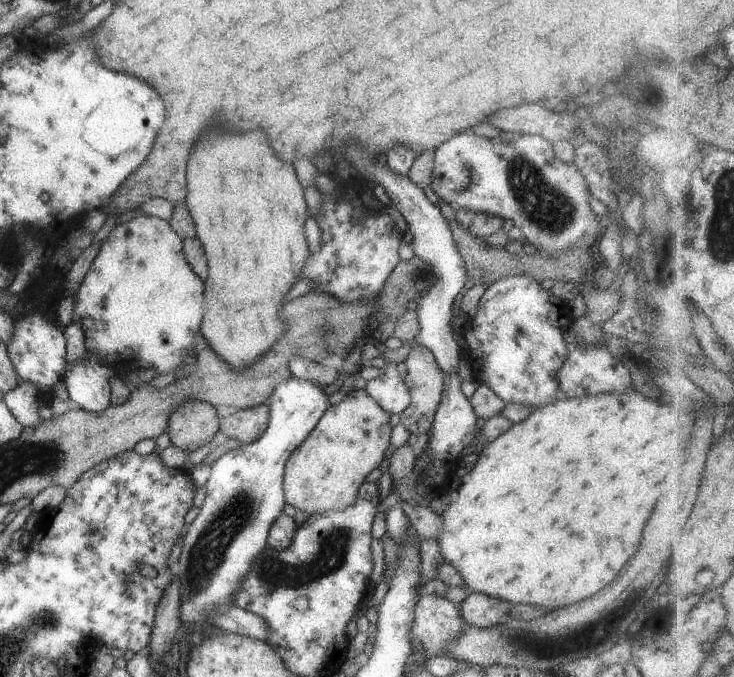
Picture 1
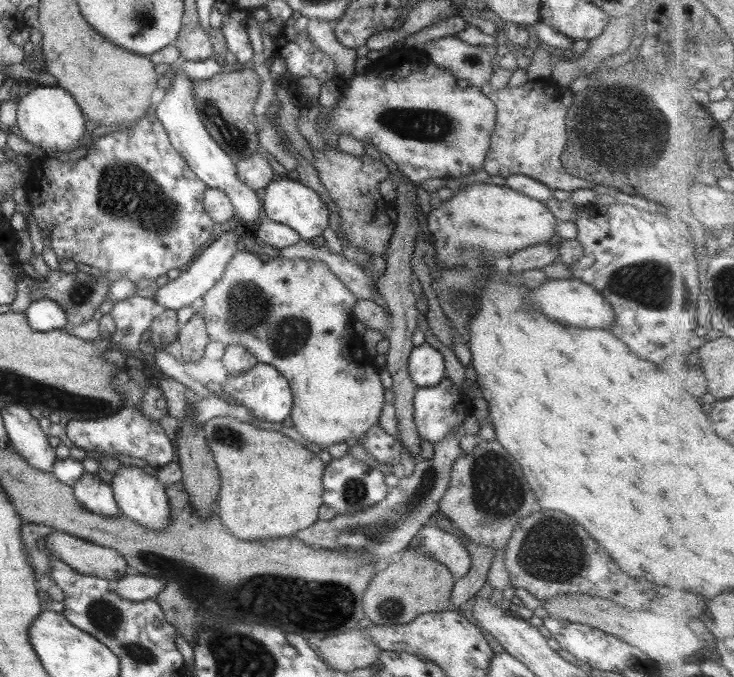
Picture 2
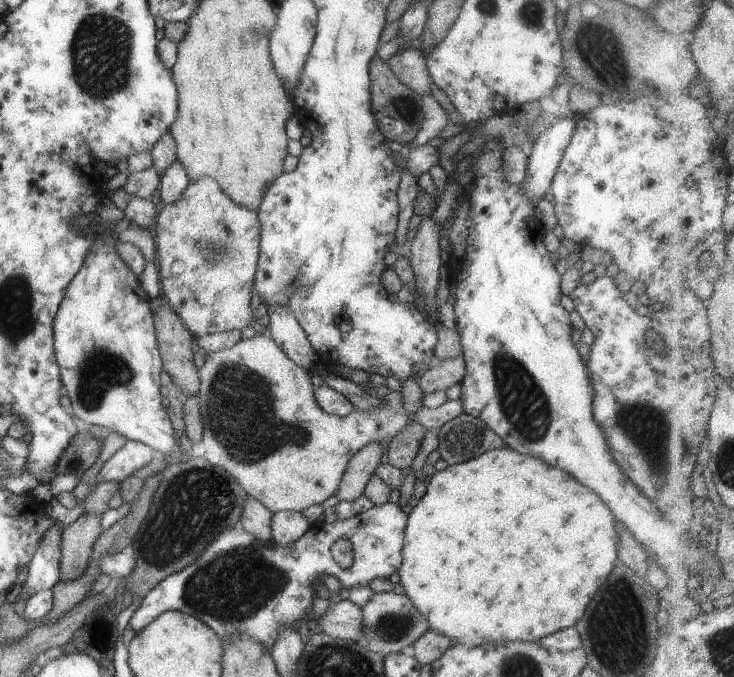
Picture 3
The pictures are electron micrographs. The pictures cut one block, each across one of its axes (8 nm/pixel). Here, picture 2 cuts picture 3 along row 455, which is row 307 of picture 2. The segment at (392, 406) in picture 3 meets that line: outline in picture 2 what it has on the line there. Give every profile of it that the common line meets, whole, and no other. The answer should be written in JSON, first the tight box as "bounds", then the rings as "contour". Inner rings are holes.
{"bounds":[202,247,383,450],"contour":[[[242,247],[231,257],[231,260],[225,265],[225,270],[221,278],[207,290],[202,296],[203,299],[203,319],[204,327],[213,342],[221,342],[225,347],[231,344],[237,344],[244,347],[259,362],[272,368],[275,368],[289,384],[291,389],[291,411],[288,415],[291,417],[292,427],[301,434],[306,442],[314,442],[318,444],[321,450],[327,450],[327,446],[345,442],[347,438],[357,439],[363,436],[371,426],[375,426],[383,409],[383,390],[380,377],[377,373],[370,371],[373,361],[368,356],[362,346],[362,339],[347,331],[347,324],[353,319],[353,304],[355,297],[353,293],[347,290],[347,287],[327,268],[326,264],[319,260],[307,260],[307,258],[299,258],[299,260],[285,260],[279,256],[271,258],[268,261],[261,261],[253,253],[243,250]]]}

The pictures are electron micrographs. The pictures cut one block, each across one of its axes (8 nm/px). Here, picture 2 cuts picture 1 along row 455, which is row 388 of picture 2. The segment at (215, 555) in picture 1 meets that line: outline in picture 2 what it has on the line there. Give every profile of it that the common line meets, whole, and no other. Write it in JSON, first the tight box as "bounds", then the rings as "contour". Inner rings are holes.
{"bounds":[221,362,291,422],"contour":[[[257,362],[250,370],[239,375],[227,375],[227,382],[221,386],[224,394],[231,396],[236,404],[243,406],[259,421],[281,422],[290,414],[291,389],[287,380],[271,366]]]}

